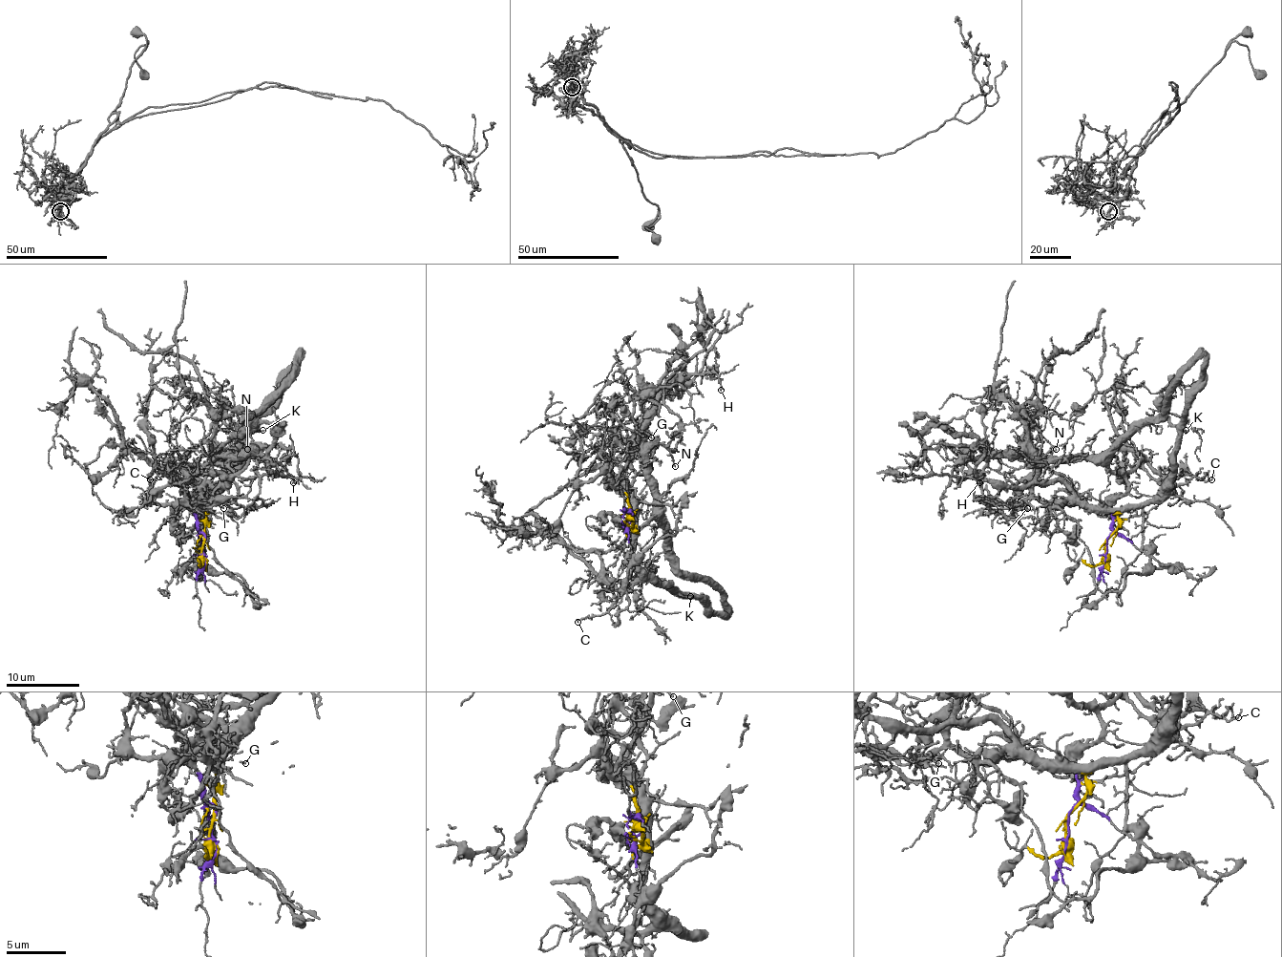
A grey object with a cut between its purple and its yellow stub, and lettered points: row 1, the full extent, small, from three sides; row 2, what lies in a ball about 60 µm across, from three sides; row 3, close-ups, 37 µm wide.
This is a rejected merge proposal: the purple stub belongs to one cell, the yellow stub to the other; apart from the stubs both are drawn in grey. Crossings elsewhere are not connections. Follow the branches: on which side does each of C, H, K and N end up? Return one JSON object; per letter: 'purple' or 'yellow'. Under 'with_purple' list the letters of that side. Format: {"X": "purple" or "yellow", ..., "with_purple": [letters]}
{"C": "yellow", "H": "purple", "K": "yellow", "N": "purple", "with_purple": ["H", "N"]}

